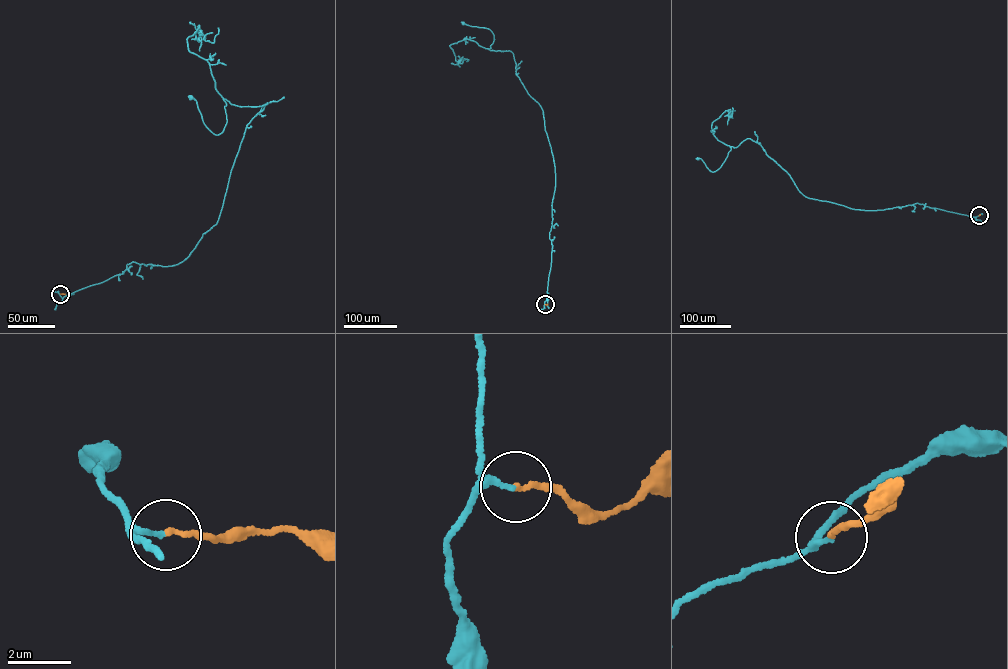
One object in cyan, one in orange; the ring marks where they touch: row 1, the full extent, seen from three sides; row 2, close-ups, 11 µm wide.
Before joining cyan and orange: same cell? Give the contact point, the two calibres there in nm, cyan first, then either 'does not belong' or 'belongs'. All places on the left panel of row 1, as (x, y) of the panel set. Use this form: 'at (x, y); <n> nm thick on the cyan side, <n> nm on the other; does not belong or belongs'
at (60, 294); 150 nm thick on the cyan side, 150 nm on the other; belongs

